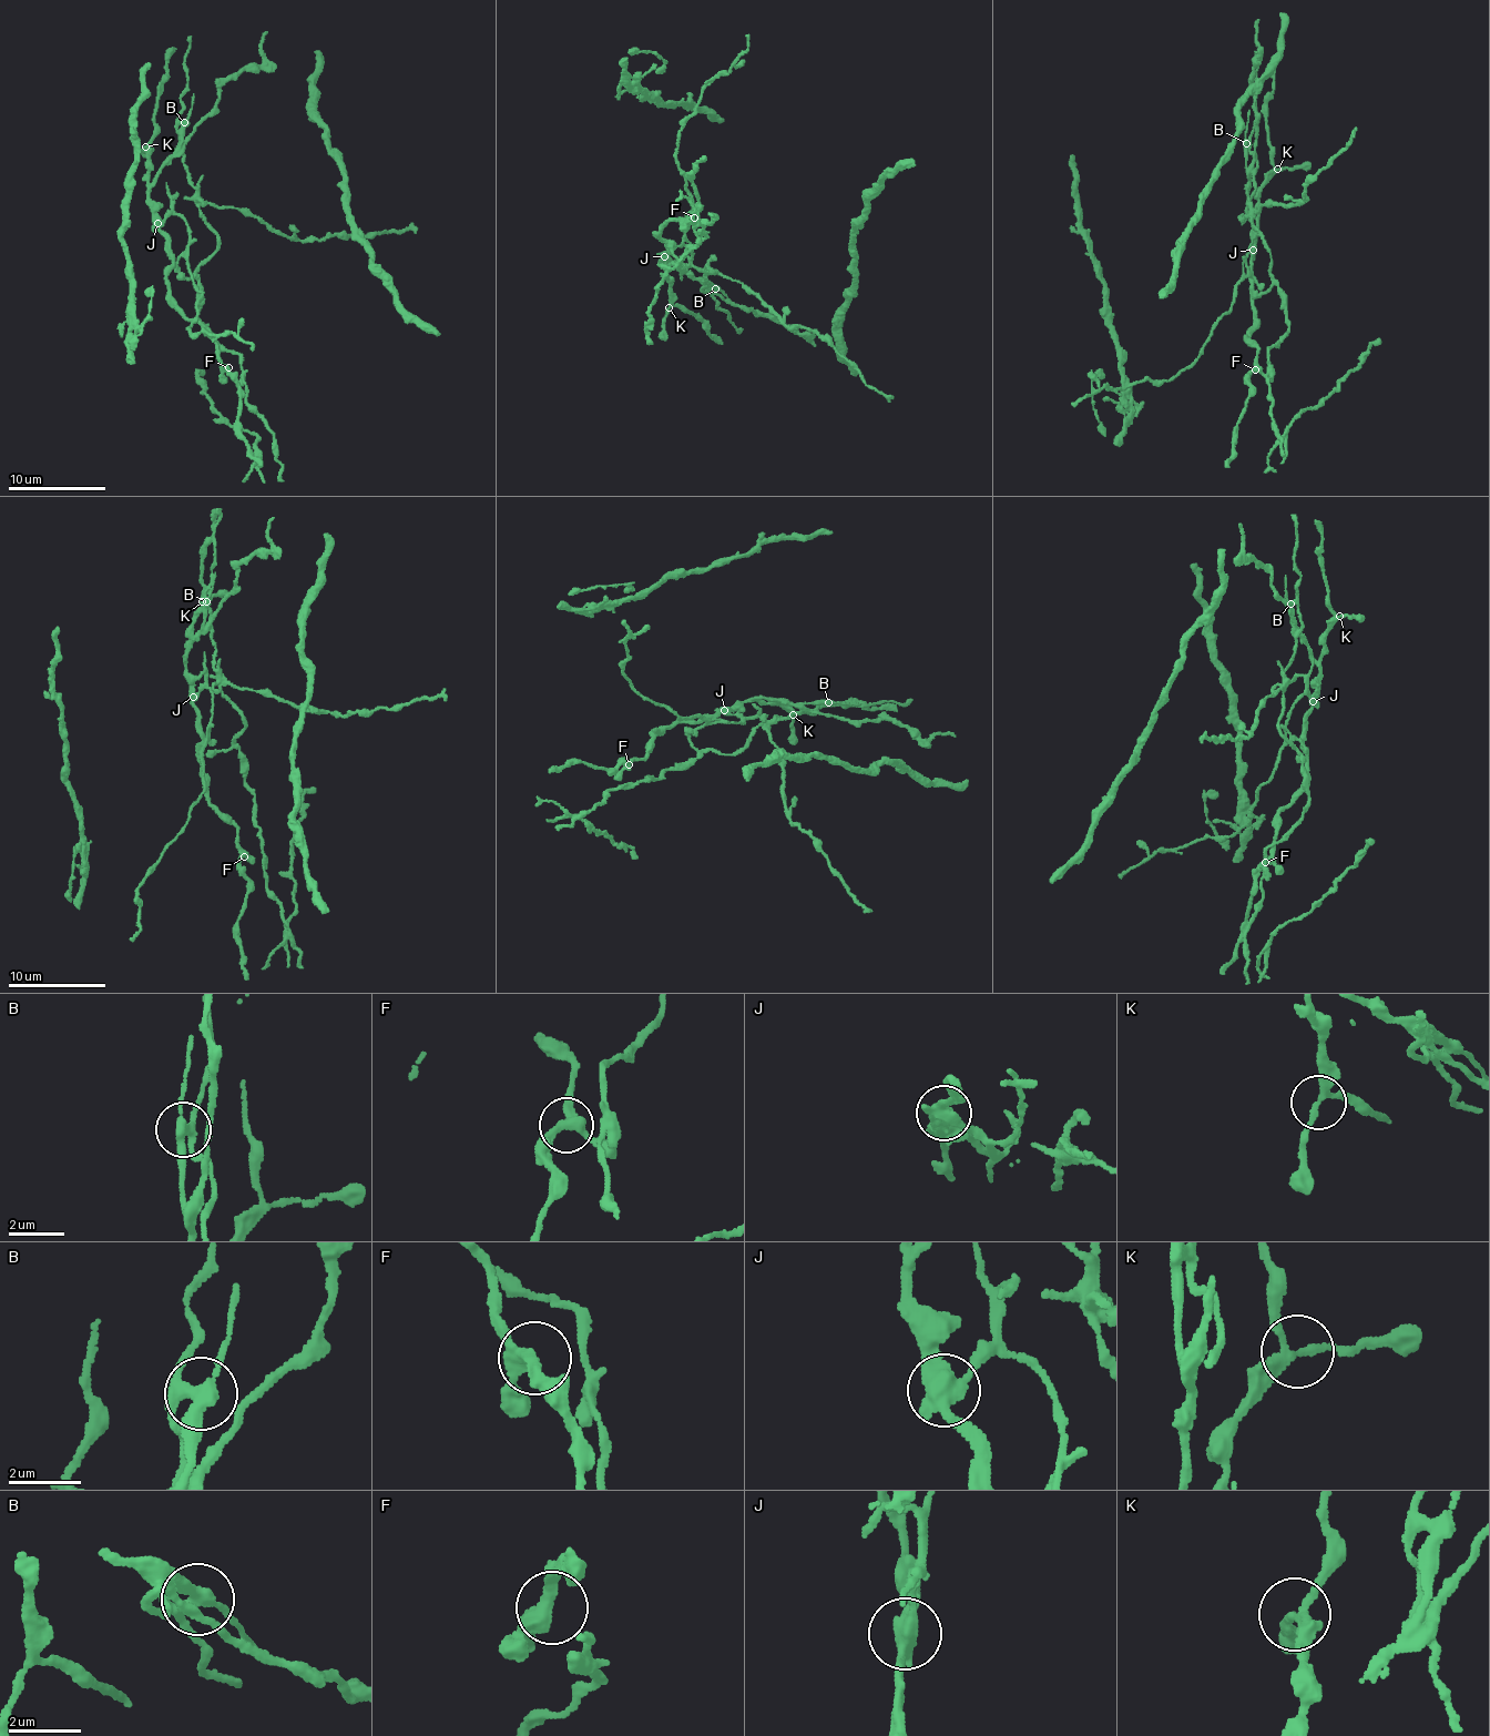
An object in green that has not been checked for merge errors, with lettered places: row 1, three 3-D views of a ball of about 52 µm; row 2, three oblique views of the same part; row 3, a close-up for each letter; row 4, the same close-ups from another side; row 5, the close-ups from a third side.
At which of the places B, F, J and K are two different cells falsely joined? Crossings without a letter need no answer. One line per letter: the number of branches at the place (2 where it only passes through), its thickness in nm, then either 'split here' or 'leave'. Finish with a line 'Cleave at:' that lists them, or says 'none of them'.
B: 4 | 320 nm | split here
F: 3 | 320 nm | leave
J: 3 | 400 nm | split here
K: 3 | 200 nm | leave
Cleave at: B, J

